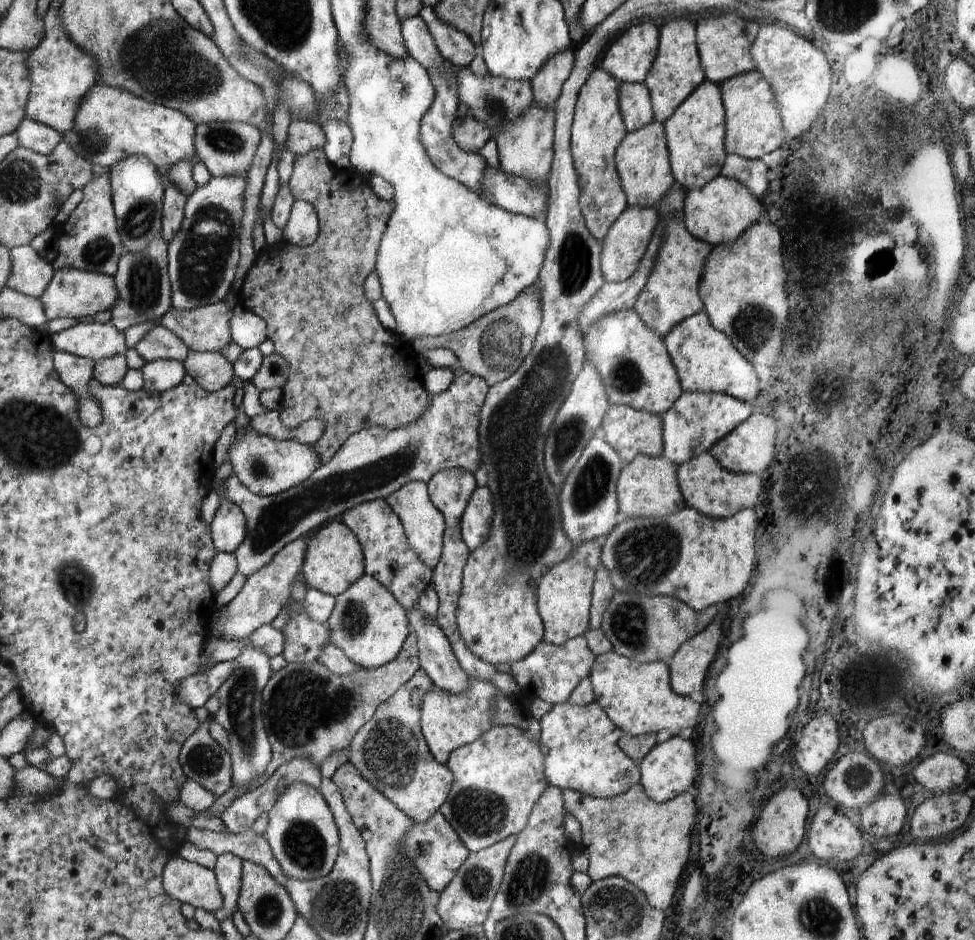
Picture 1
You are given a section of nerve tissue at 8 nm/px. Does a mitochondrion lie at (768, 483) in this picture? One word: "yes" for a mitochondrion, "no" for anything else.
no

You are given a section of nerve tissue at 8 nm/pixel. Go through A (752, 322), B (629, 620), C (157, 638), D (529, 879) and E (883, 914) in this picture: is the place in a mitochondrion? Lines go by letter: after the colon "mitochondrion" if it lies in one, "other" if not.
A: mitochondrion
B: mitochondrion
C: other
D: mitochondrion
E: other

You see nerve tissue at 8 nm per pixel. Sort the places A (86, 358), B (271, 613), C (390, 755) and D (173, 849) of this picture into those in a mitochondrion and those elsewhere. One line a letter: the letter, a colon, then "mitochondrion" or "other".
A: other
B: other
C: mitochondrion
D: other

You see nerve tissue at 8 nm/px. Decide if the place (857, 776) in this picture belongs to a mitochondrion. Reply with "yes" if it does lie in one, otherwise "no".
yes

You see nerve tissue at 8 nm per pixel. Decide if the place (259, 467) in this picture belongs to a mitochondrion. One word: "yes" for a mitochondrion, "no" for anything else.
yes

